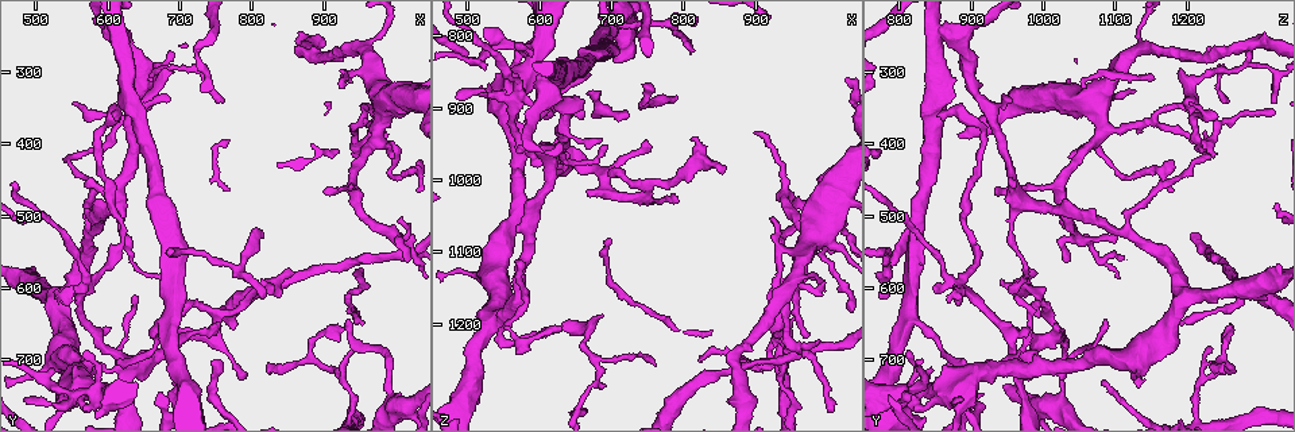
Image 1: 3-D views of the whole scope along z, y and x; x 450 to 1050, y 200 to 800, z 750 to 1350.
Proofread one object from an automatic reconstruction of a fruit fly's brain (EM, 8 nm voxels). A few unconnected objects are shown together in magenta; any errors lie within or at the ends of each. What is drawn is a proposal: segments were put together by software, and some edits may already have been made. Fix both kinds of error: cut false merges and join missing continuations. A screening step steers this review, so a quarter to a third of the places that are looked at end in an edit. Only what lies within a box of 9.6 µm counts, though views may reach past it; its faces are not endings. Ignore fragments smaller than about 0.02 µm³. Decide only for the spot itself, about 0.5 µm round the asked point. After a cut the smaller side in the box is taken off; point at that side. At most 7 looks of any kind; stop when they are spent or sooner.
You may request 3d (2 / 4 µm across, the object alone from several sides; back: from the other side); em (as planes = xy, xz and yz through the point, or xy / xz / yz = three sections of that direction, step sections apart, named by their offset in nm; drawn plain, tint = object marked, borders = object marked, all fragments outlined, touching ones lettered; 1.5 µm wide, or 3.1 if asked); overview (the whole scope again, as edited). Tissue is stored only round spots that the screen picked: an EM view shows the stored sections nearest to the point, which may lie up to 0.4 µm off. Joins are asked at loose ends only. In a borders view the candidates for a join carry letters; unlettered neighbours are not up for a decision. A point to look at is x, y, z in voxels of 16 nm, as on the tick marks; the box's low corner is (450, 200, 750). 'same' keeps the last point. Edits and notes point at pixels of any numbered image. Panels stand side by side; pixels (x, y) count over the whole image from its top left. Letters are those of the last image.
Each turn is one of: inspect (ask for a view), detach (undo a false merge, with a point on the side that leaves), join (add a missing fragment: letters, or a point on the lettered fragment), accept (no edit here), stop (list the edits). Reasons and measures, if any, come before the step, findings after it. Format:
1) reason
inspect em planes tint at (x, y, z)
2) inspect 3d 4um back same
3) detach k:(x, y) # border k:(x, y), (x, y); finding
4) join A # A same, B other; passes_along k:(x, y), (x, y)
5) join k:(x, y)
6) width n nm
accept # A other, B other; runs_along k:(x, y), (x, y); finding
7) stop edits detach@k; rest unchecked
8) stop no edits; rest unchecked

thin end
inspect em planes borders at (1005, 525, 1105)

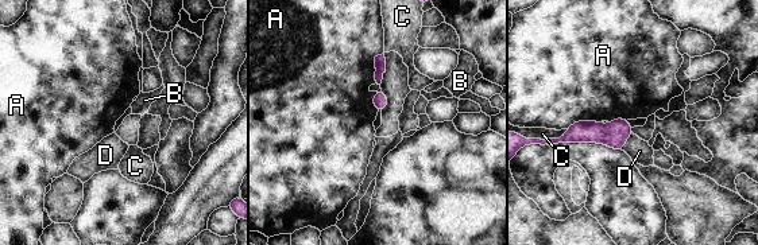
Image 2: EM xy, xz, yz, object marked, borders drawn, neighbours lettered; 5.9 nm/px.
width 90 nm
accept # A other, B other, C other, D other; border 2:(383, 53), (375, 58), (375, 82); no lettered fragment goes on from it

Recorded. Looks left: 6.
calibre changes
inspect 3d 4um at (1000, 335, 1080)

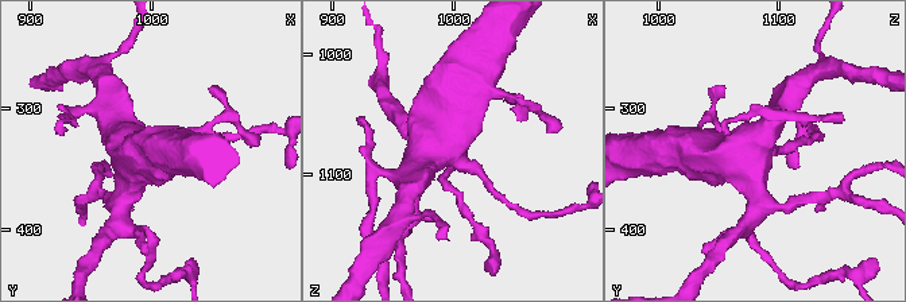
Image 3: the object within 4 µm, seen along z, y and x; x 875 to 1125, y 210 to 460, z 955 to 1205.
arms 4
inspect em planes borders same

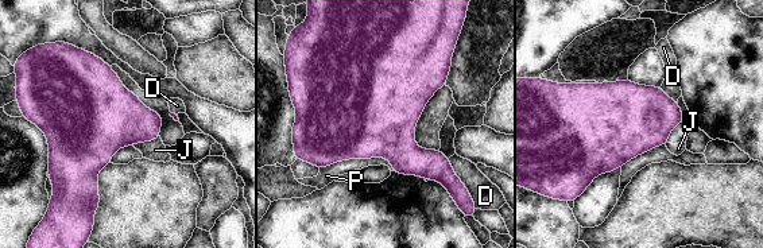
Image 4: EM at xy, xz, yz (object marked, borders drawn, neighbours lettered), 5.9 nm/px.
width 360 nm
accept # D other, J other, P other; border 4:(392, 167), (365, 158), (320, 170); continuous, no second neuron

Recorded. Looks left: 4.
an open end
inspect 3d 2um at (690, 340, 945)

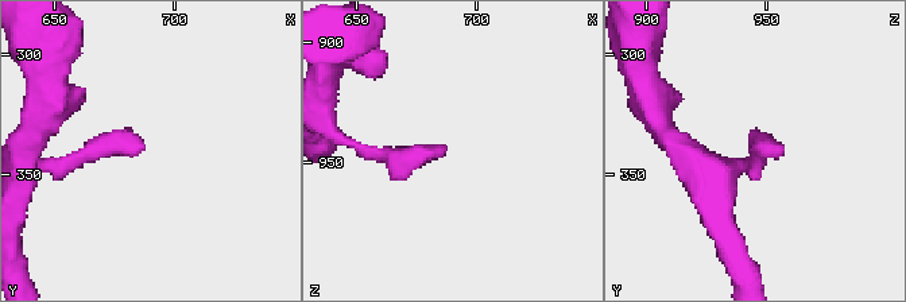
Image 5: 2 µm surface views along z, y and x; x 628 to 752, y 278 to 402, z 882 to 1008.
inspect em planes borders at (688, 340, 944)

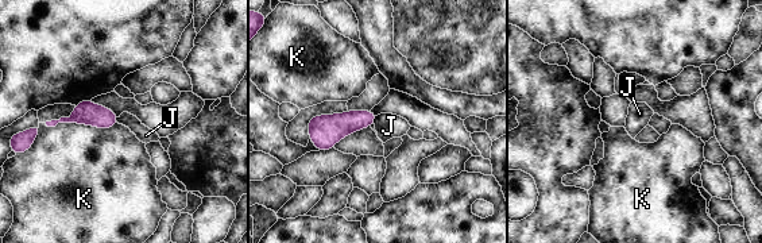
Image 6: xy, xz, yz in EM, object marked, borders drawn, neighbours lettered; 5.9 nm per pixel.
longest_contact K 440 nm
accept # J other, K other; no lettered fragment goes on from it

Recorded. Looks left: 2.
stop no edits; rest unchecked

